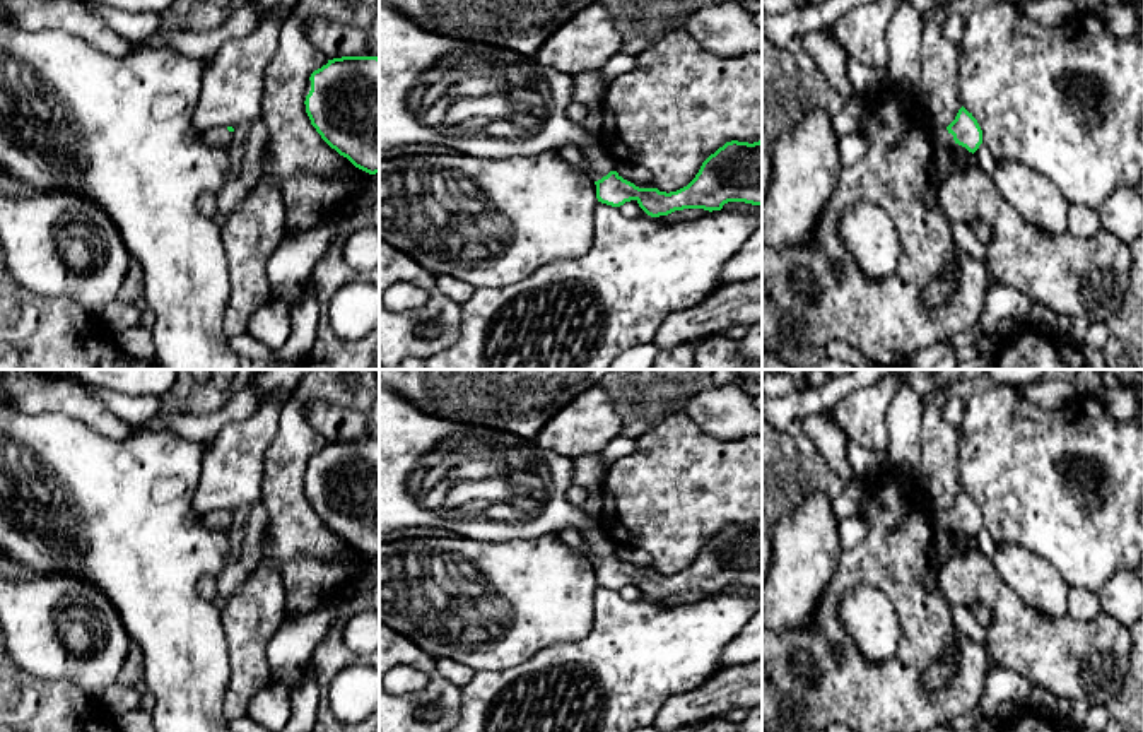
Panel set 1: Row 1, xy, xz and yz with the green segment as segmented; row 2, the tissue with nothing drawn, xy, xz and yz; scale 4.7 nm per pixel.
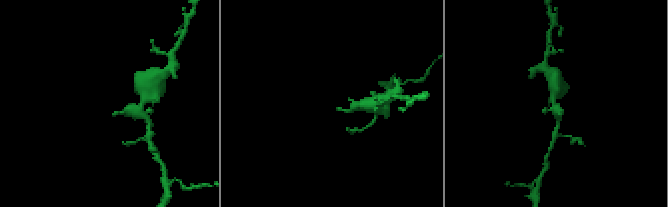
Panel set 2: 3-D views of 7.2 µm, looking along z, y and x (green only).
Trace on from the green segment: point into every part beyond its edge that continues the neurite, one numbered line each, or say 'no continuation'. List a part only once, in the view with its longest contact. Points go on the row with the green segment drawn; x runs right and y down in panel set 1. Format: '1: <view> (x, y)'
1: xz (600, 163)

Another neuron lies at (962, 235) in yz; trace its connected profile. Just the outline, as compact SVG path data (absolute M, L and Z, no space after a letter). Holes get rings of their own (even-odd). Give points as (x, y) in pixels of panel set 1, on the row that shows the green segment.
M967 224L955 226L955 227L953 227L953 239L955 239L955 243L958 245L960 250L967 251L969 255L972 255L976 260L979 260L979 262L986 267L988 277L986 277L986 289L984 289L984 292L988 292L991 287L998 286L999 282L998 282L998 280L994 279L994 275L988 270L988 258L986 258L984 245L976 238L976 234L970 231L970 227L969 227Z

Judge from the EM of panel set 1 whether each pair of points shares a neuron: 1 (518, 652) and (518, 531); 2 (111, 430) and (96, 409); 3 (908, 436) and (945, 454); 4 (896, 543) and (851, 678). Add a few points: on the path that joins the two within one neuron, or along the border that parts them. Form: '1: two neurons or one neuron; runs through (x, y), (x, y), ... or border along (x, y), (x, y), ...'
1: two neurons; border along (557, 532), (530, 539), (479, 541)
2: one neuron; runs through (106, 425), (96, 414)
3: two neurons; border along (923, 402), (918, 481)
4: one neuron; runs through (901, 584), (911, 602), (911, 649), (892, 667)

